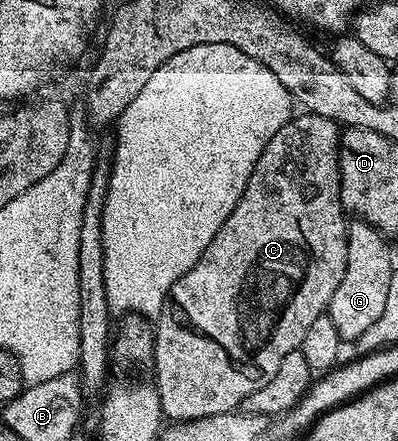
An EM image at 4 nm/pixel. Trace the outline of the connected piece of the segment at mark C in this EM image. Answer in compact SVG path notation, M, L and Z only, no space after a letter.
M302 111L299 114L299 117L298 114L291 116L290 121L284 123L284 127L280 127L280 131L272 135L272 139L268 139L268 147L264 147L244 187L244 195L240 195L240 203L236 203L232 215L224 219L224 227L216 231L216 239L208 243L204 255L200 255L195 265L180 279L176 279L172 287L169 300L173 304L175 301L177 307L183 312L182 317L190 328L190 341L170 341L169 319L166 315L157 318L152 366L154 365L154 373L158 376L156 388L162 404L162 416L171 422L195 421L208 415L235 412L246 402L248 395L252 395L252 391L260 391L260 387L264 387L264 383L268 383L268 379L272 379L276 371L280 371L280 363L284 355L301 350L304 335L308 335L308 327L312 327L312 323L316 323L316 319L323 317L329 310L332 295L336 295L336 287L340 287L340 279L344 279L344 271L348 267L348 239L346 238L348 217L341 203L340 126L332 119L324 119L315 113Z

